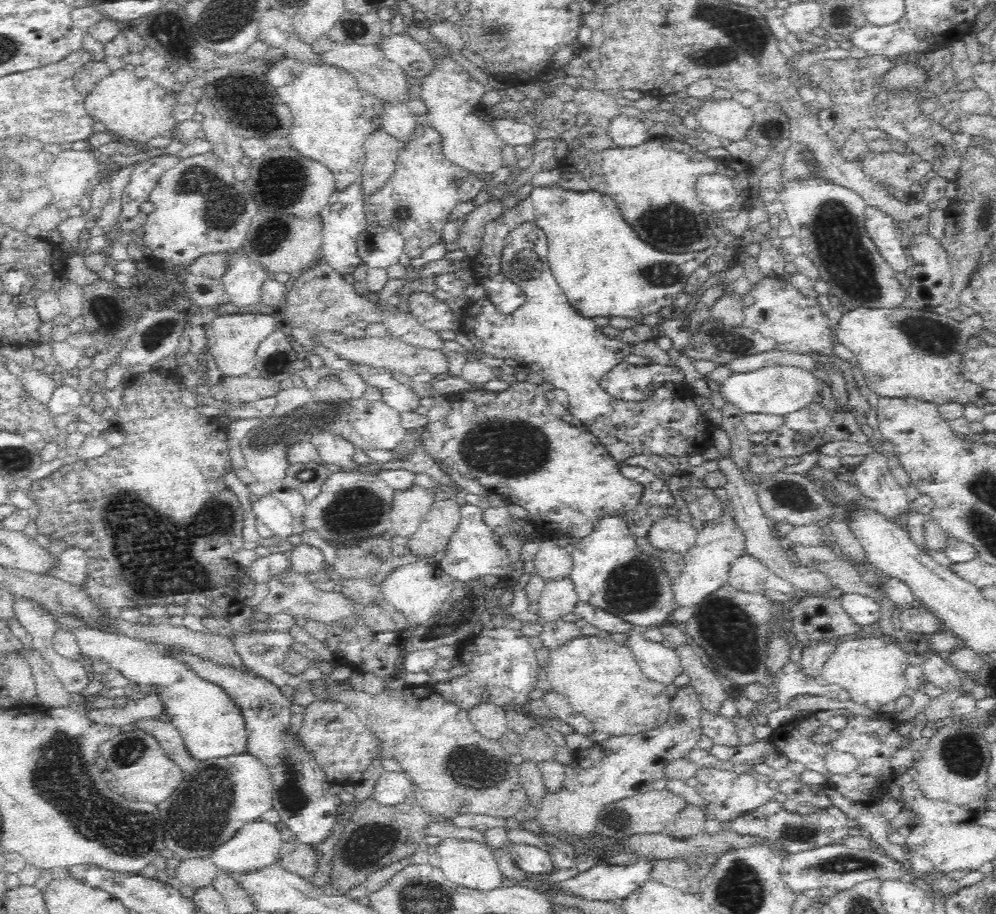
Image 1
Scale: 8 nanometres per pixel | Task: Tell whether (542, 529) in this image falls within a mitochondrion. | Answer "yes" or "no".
no

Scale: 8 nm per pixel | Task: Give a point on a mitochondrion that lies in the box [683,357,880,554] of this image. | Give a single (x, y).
(786, 493)

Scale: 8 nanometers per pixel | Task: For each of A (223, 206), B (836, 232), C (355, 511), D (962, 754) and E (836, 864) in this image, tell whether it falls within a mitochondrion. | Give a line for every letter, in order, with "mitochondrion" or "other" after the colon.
A: mitochondrion
B: mitochondrion
C: mitochondrion
D: mitochondrion
E: mitochondrion

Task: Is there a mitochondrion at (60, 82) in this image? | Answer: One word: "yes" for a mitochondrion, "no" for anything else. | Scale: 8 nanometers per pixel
no

